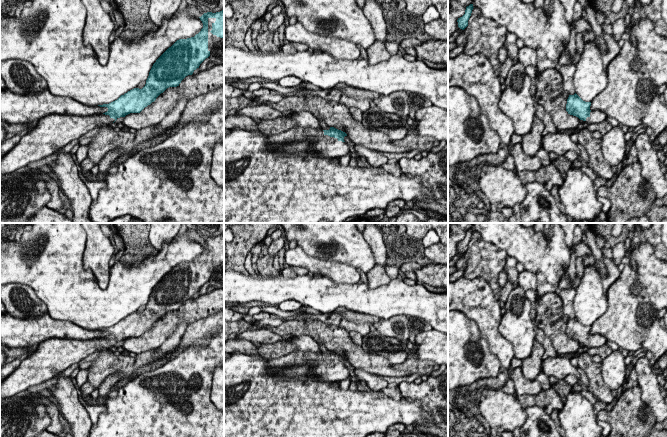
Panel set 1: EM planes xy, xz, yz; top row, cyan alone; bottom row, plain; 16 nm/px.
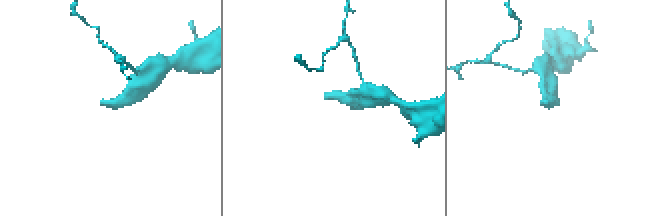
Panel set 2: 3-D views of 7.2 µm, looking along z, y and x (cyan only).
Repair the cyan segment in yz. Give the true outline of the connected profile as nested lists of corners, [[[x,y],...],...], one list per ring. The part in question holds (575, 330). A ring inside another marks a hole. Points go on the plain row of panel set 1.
[[[576,317],[569,319],[566,328],[568,338],[578,341],[588,348],[597,348],[604,345],[607,340],[600,334],[590,334],[591,326],[583,325]]]

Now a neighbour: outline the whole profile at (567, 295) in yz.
[[[564,288],[560,292],[560,297],[562,300],[563,313],[566,318],[574,319],[575,311],[574,311],[574,297],[576,294],[576,288]]]

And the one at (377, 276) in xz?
[[[377,264],[369,272],[367,272],[366,275],[368,278],[367,284],[370,289],[388,284],[392,280],[387,275],[385,267]]]

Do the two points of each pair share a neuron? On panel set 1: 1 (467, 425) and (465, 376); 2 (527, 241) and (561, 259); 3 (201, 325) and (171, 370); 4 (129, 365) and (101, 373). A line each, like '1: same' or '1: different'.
1: different
2: same
3: different
4: same

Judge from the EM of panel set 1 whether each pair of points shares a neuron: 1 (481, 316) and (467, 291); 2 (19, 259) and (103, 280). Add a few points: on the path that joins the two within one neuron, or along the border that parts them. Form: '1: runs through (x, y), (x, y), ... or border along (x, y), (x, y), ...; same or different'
1: runs through (473, 311), (468, 310), (468, 299); same
2: border along (83, 258), (83, 267), (92, 272), (104, 290); different

